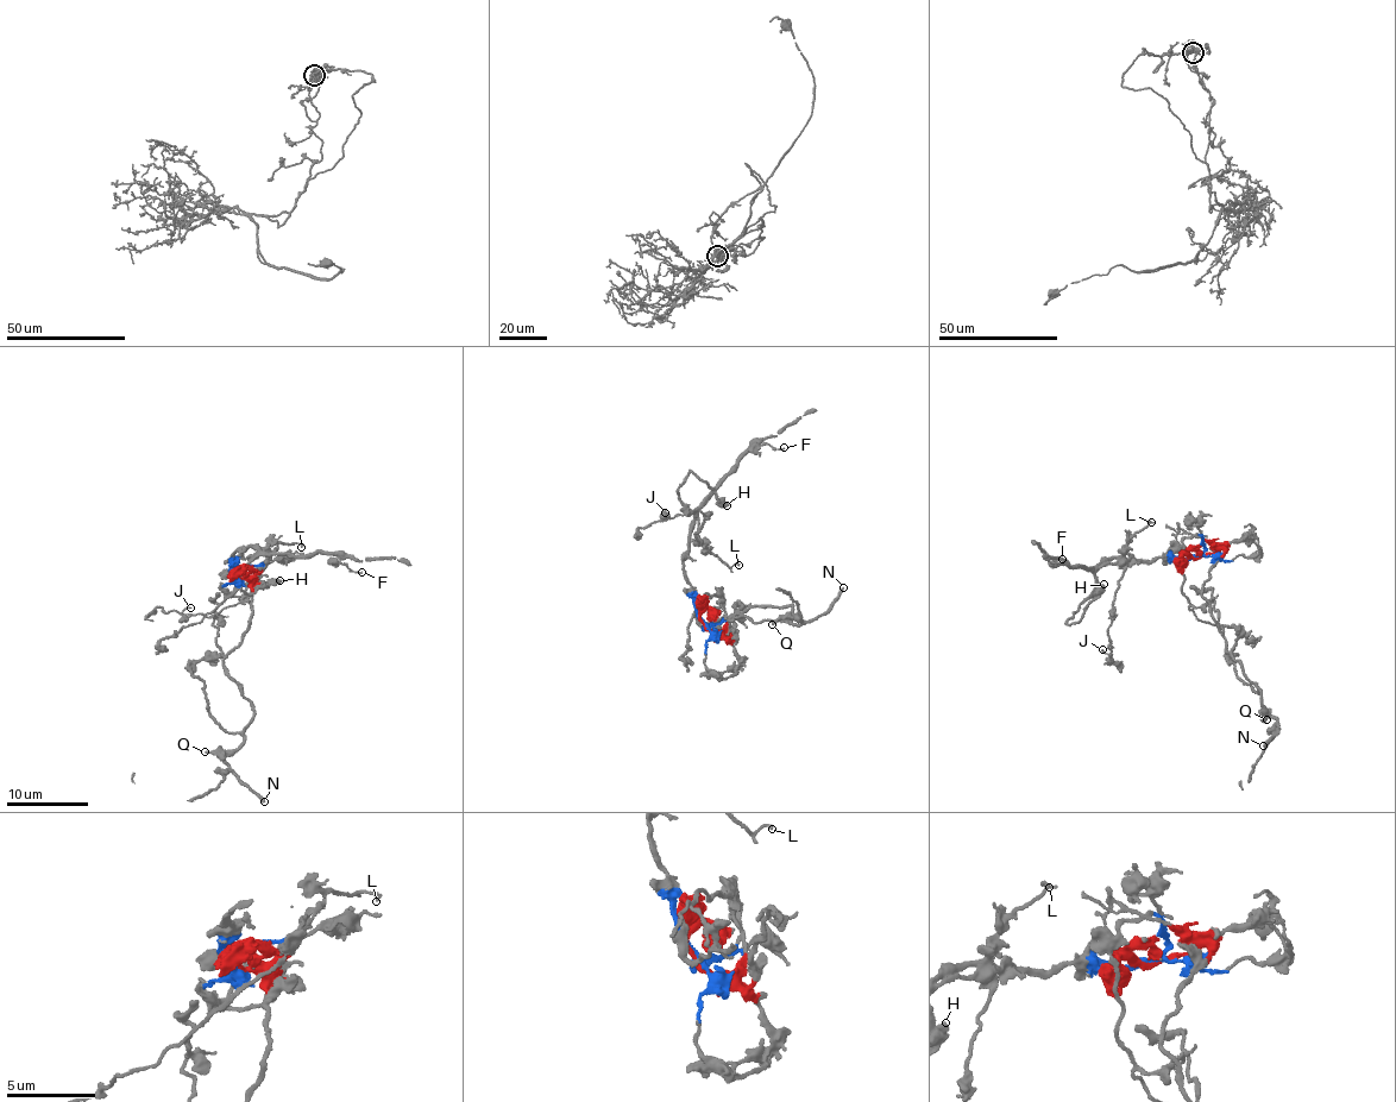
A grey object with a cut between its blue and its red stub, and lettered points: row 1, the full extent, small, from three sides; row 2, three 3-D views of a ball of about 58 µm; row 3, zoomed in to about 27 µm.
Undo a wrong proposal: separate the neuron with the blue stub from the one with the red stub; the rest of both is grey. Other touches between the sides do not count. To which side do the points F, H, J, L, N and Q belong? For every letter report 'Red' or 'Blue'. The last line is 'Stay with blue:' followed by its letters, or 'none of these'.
F: Blue
H: Blue
J: Blue
L: Blue
N: Red
Q: Red
Stay with blue: F, H, J, L

